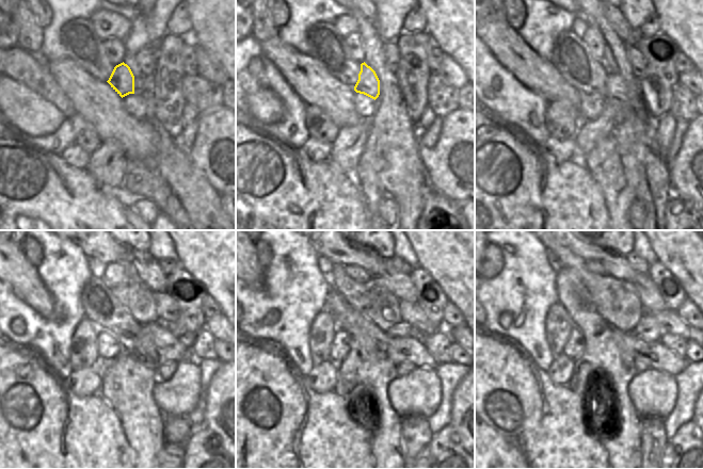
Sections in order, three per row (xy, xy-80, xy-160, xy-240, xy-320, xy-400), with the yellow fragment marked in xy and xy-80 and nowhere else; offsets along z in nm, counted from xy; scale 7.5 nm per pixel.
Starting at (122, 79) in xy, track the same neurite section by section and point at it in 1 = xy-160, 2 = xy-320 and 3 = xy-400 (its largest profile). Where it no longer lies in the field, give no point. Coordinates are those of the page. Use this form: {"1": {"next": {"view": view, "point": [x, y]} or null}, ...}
{"1": {"next": {"view": "xy-160", "point": [614, 89]}}, "2": {"next": {"view": "xy-320", "point": [402, 328]}}, "3": {"next": {"view": "xy-400", "point": [648, 328]}}}

